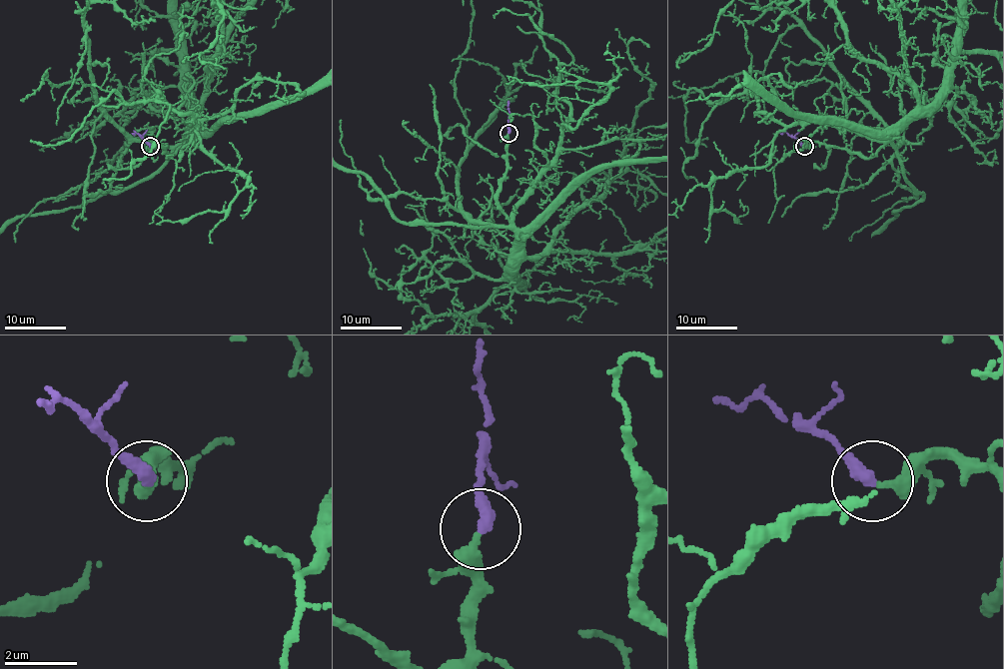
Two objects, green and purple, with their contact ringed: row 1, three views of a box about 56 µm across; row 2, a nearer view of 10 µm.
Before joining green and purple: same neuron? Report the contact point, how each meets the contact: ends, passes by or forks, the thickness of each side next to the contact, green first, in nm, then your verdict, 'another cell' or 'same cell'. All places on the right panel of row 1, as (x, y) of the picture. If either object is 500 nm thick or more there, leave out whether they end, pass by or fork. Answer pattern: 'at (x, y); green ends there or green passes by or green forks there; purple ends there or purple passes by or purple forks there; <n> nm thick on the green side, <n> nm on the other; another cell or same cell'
at (804, 146); green ends there; purple ends there; 320 nm thick on the green side, 360 nm on the other; same cell

